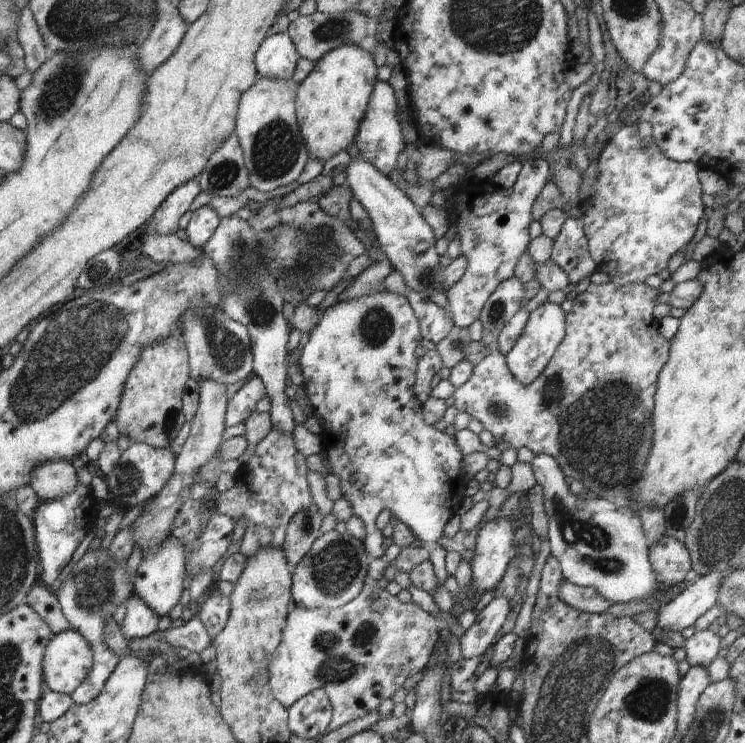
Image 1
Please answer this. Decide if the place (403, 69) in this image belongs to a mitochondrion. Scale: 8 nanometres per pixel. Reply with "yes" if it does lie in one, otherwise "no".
no

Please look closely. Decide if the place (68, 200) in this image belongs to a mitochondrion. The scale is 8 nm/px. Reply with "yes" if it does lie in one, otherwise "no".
no

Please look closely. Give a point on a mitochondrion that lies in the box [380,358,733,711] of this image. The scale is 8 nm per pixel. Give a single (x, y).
(599, 433)

